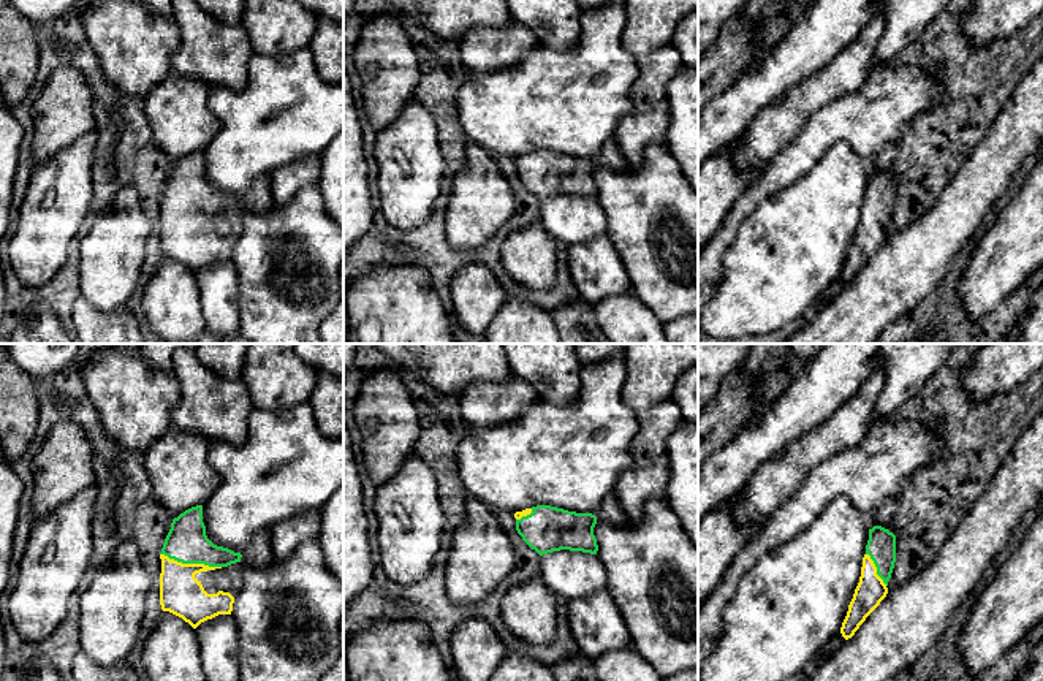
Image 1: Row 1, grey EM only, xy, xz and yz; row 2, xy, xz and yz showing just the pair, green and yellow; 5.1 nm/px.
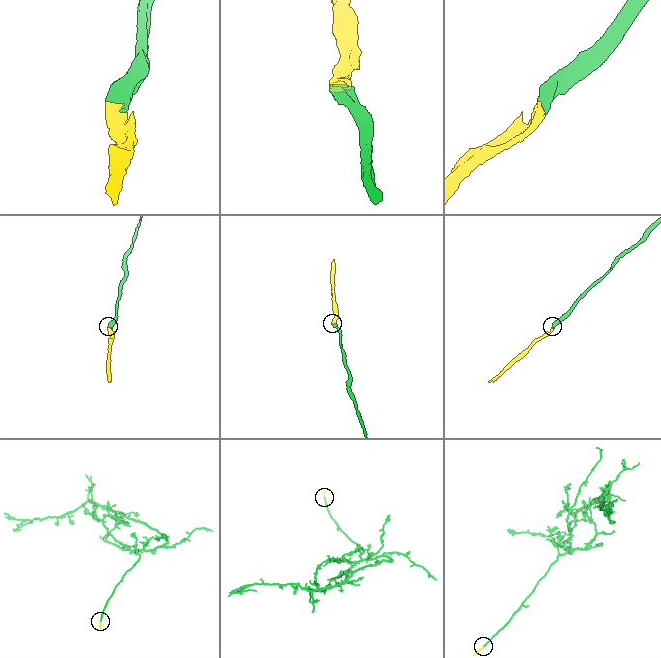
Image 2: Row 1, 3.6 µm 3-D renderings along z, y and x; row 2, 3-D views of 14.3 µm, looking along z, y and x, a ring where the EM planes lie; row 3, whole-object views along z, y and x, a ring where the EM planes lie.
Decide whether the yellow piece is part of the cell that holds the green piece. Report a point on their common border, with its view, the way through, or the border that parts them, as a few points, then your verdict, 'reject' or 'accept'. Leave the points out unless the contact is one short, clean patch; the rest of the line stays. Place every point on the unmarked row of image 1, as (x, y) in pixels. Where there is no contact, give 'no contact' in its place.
contact xy (190, 208); way xy (185, 187), (190, 208), (181, 217), (181, 238); accept

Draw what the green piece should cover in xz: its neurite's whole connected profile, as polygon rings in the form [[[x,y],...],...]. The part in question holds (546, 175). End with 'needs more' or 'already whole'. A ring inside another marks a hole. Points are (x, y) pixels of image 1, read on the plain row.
[[[537,150],[514,158],[516,176],[540,201],[570,195],[597,200],[594,181],[597,162],[551,150]]]; needs more

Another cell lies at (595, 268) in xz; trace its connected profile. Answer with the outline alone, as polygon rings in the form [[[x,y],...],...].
[[[606,234],[568,245],[567,255],[570,276],[589,304],[631,291],[624,263]]]

